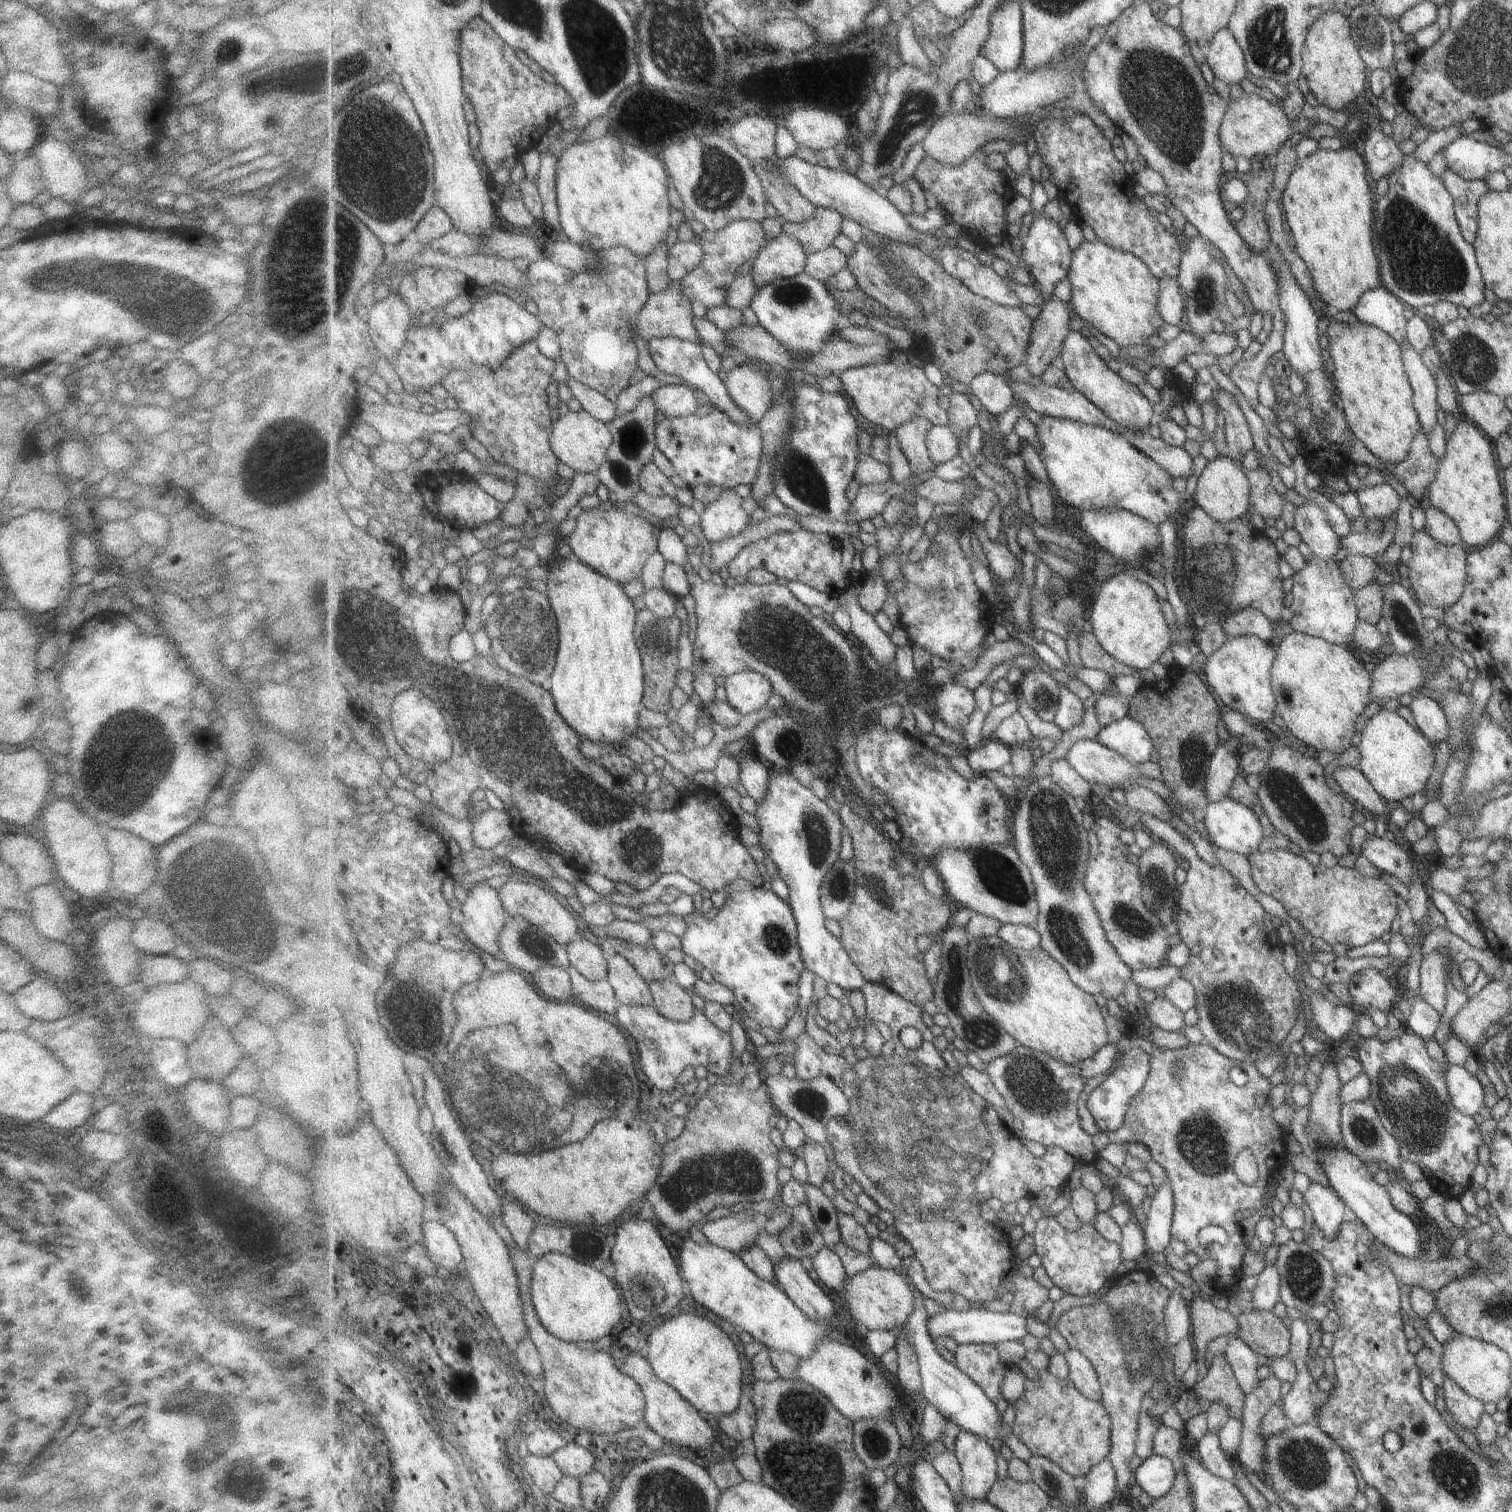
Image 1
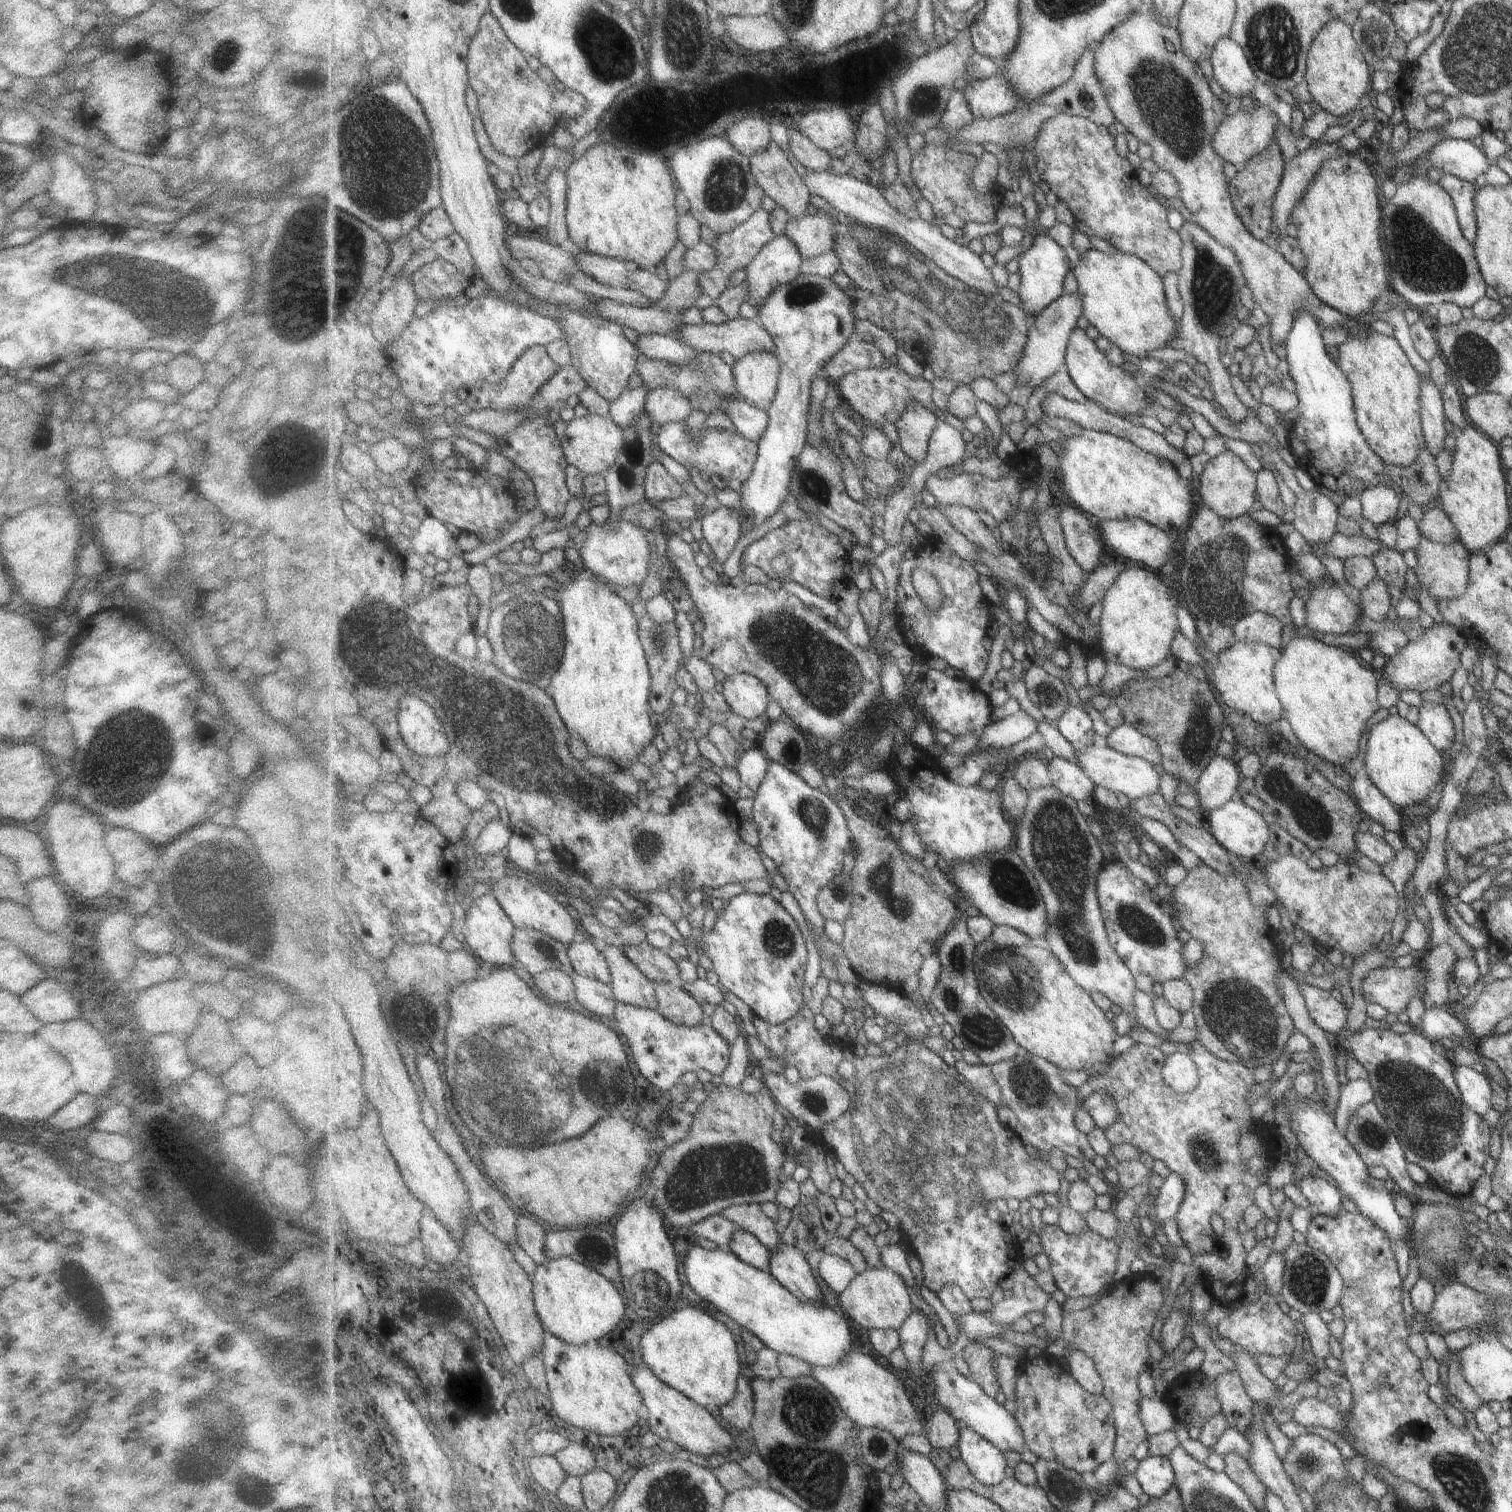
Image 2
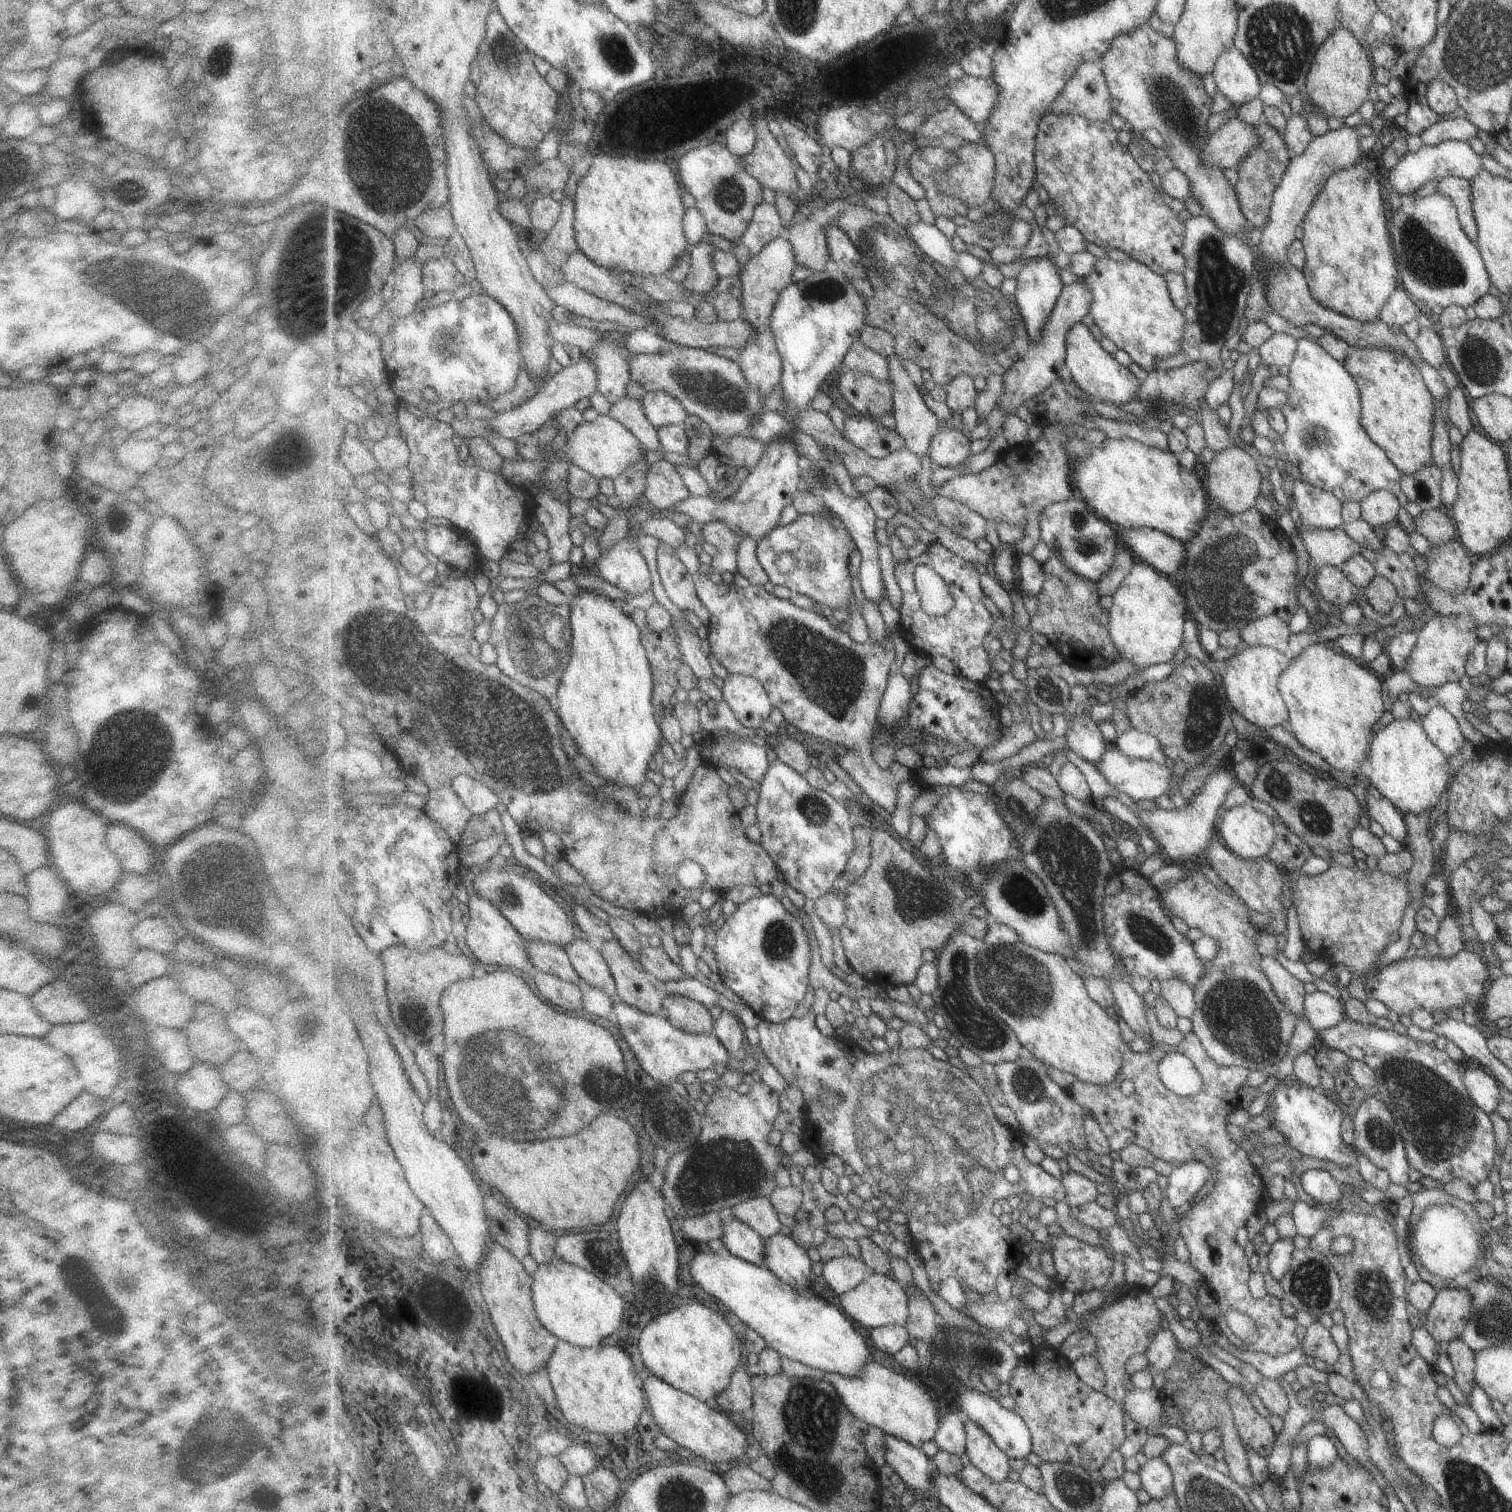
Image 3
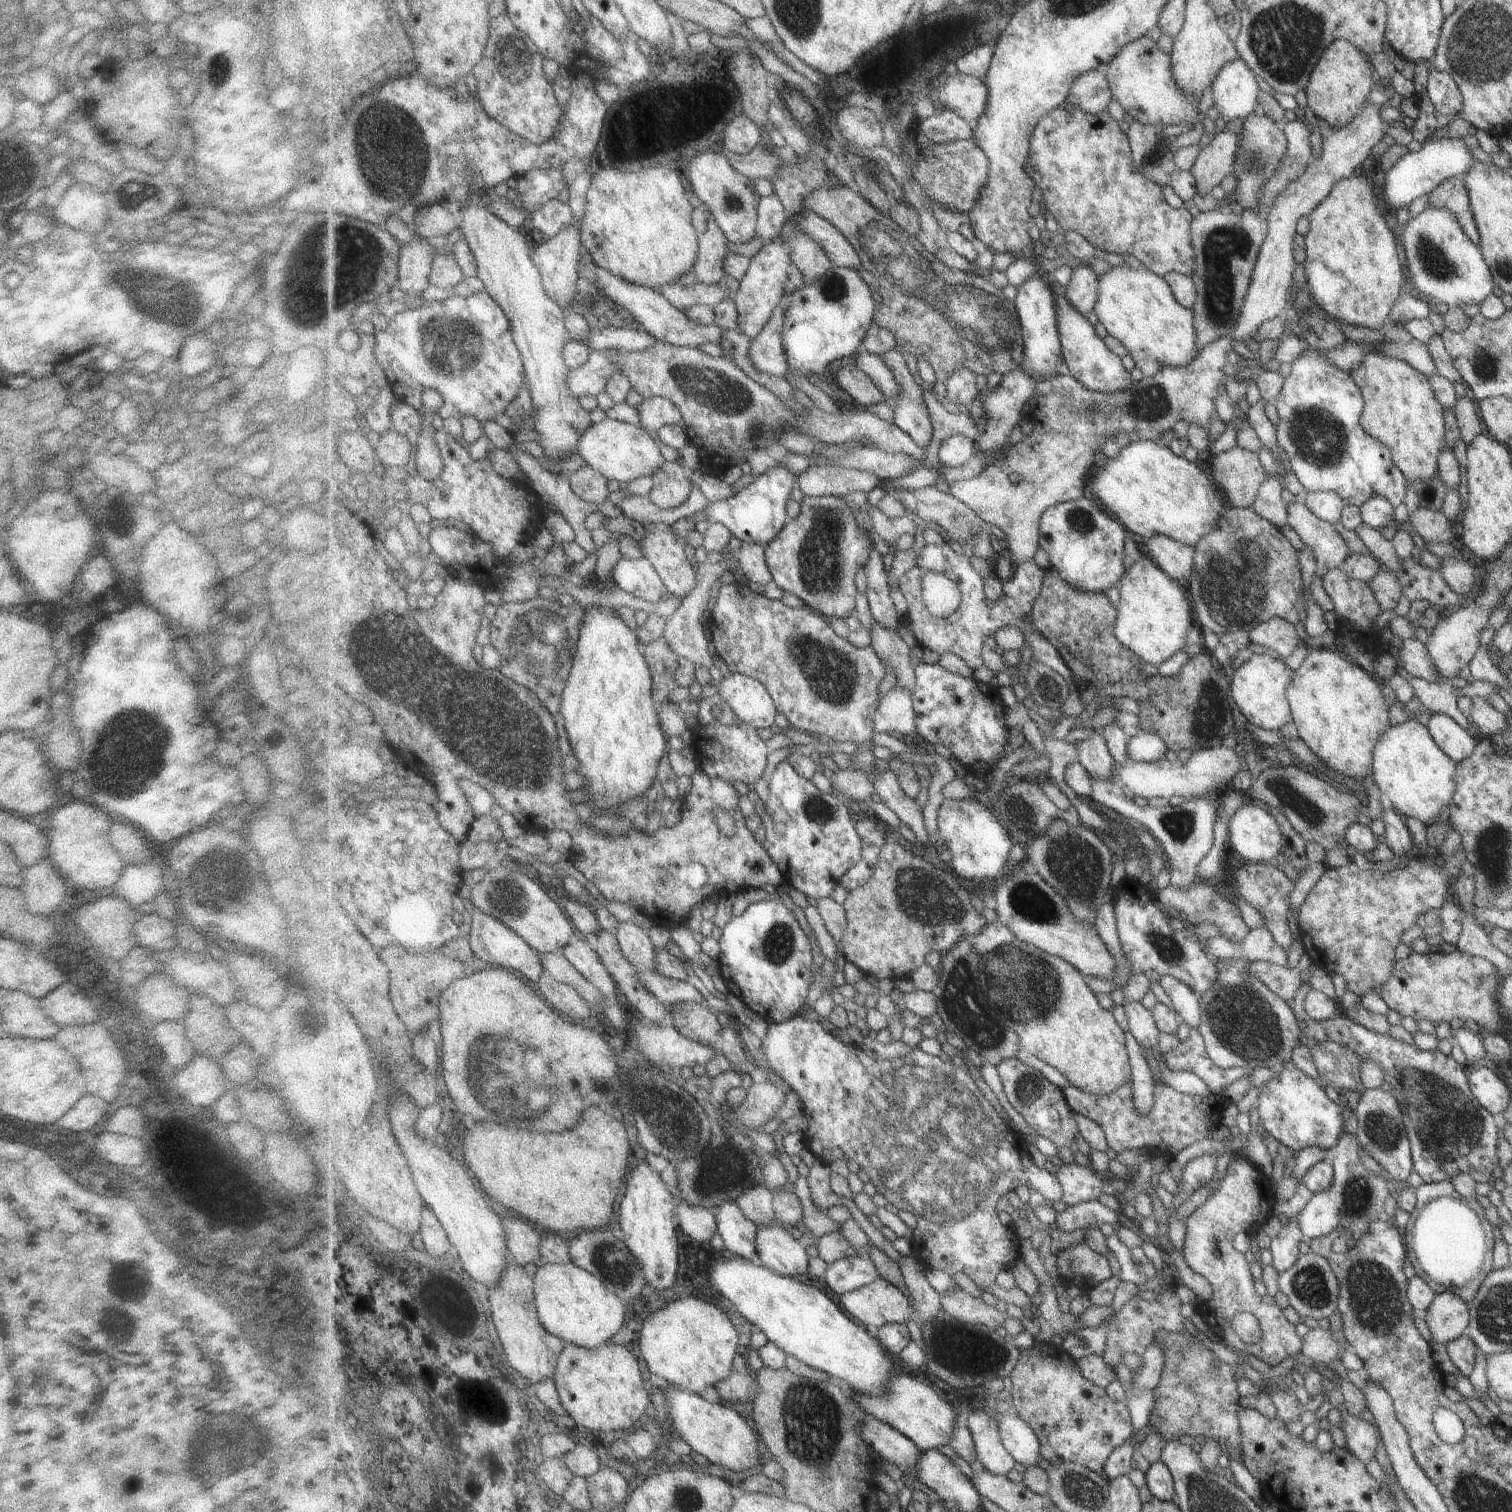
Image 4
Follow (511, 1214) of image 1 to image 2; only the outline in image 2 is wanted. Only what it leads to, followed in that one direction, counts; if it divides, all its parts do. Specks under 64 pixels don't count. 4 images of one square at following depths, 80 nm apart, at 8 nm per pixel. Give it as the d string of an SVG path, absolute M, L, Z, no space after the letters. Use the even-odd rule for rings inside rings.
M523 1215L518 1222L518 1244L537 1266L550 1259L545 1246L547 1232L543 1223L541 1226L539 1223L540 1220L533 1215Z

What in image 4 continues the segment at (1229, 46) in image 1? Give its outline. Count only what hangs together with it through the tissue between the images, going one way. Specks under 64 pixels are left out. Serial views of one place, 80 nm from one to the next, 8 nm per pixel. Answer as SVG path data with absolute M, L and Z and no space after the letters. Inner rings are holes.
M1239 58L1227 62L1212 86L1219 125L1252 113L1257 108L1258 90L1253 72Z

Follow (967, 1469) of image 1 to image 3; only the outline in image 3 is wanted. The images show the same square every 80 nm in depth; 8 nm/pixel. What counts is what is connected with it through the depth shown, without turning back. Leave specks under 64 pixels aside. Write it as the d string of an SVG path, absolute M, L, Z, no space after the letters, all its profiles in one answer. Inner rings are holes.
M966 1419L967 1452L971 1464L982 1470L994 1481L1007 1479L1011 1472L1011 1460L994 1438L974 1420Z

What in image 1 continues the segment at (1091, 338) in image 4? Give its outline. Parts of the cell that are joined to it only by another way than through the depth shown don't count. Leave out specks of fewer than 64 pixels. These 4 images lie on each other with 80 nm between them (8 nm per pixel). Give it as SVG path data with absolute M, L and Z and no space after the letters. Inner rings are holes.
M1072 330L1062 346L1062 360L1066 376L1073 388L1084 394L1101 409L1105 415L1116 420L1121 426L1134 431L1148 431L1149 425L1157 419L1153 403L1135 384L1124 380L1105 364L1103 351L1096 350L1081 332Z

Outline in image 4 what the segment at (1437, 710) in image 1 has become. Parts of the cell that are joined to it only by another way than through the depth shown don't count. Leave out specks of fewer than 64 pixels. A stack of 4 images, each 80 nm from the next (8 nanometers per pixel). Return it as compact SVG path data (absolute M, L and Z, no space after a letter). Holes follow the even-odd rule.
M1441 712L1431 713L1425 728L1435 746L1455 763L1467 758L1476 744L1476 740L1469 737L1455 720Z

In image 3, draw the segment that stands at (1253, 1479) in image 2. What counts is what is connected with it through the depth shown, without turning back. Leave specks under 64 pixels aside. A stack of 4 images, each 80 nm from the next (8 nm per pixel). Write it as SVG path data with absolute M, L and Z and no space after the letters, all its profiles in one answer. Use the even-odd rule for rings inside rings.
M1181 1347L1178 1348L1174 1365L1166 1370L1164 1378L1166 1382L1159 1390L1166 1417L1164 1422L1181 1428L1186 1434L1195 1431L1205 1434L1211 1429L1218 1430L1222 1434L1222 1447L1226 1452L1228 1477L1243 1486L1259 1486L1253 1481L1247 1467L1246 1447L1240 1440L1232 1418L1231 1406L1228 1403L1230 1384L1227 1380L1209 1364L1195 1359L1191 1350Z

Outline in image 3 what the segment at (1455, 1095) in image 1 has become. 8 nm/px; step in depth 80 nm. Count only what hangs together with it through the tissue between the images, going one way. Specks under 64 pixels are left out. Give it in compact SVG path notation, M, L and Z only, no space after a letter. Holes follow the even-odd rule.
M1464 1063L1461 1078L1471 1102L1483 1112L1491 1114L1500 1101L1500 1084L1475 1064Z

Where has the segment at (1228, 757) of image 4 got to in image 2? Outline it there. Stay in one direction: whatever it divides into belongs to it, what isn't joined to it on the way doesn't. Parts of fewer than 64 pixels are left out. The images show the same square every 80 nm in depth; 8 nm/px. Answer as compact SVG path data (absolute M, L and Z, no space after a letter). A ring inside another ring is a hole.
M1100 742L1088 749L1076 750L1078 762L1085 774L1099 786L1108 788L1113 793L1122 792L1130 802L1136 801L1147 795L1156 795L1161 786L1161 774L1155 770L1152 762L1141 757L1123 754L1109 745Z

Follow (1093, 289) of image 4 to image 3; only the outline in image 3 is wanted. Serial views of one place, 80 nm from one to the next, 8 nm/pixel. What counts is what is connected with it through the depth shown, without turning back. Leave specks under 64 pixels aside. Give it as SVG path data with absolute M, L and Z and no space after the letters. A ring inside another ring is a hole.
M1077 277L1070 285L1063 287L1062 293L1059 295L1058 305L1055 306L1054 314L1046 325L1042 338L1031 343L1026 357L1004 374L1004 389L996 405L1002 408L1005 418L1008 414L1015 414L1029 398L1041 394L1049 385L1060 378L1059 368L1066 362L1067 333L1070 332L1074 324L1083 320L1090 313L1093 304L1094 294L1081 277Z

